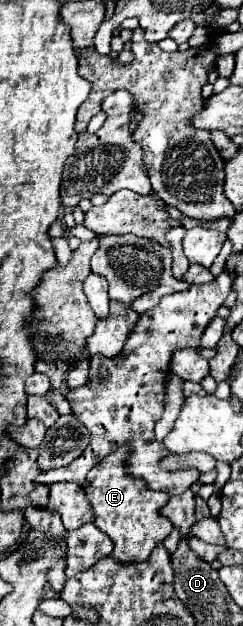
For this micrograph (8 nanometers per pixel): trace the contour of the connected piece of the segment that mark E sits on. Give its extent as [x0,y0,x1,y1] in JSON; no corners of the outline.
[82,444,172,562]

